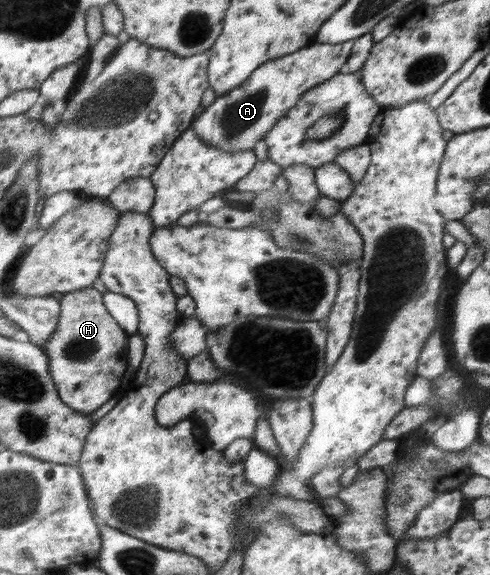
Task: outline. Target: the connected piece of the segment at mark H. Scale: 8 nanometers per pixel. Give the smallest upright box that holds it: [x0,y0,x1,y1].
[44,285,128,414]

